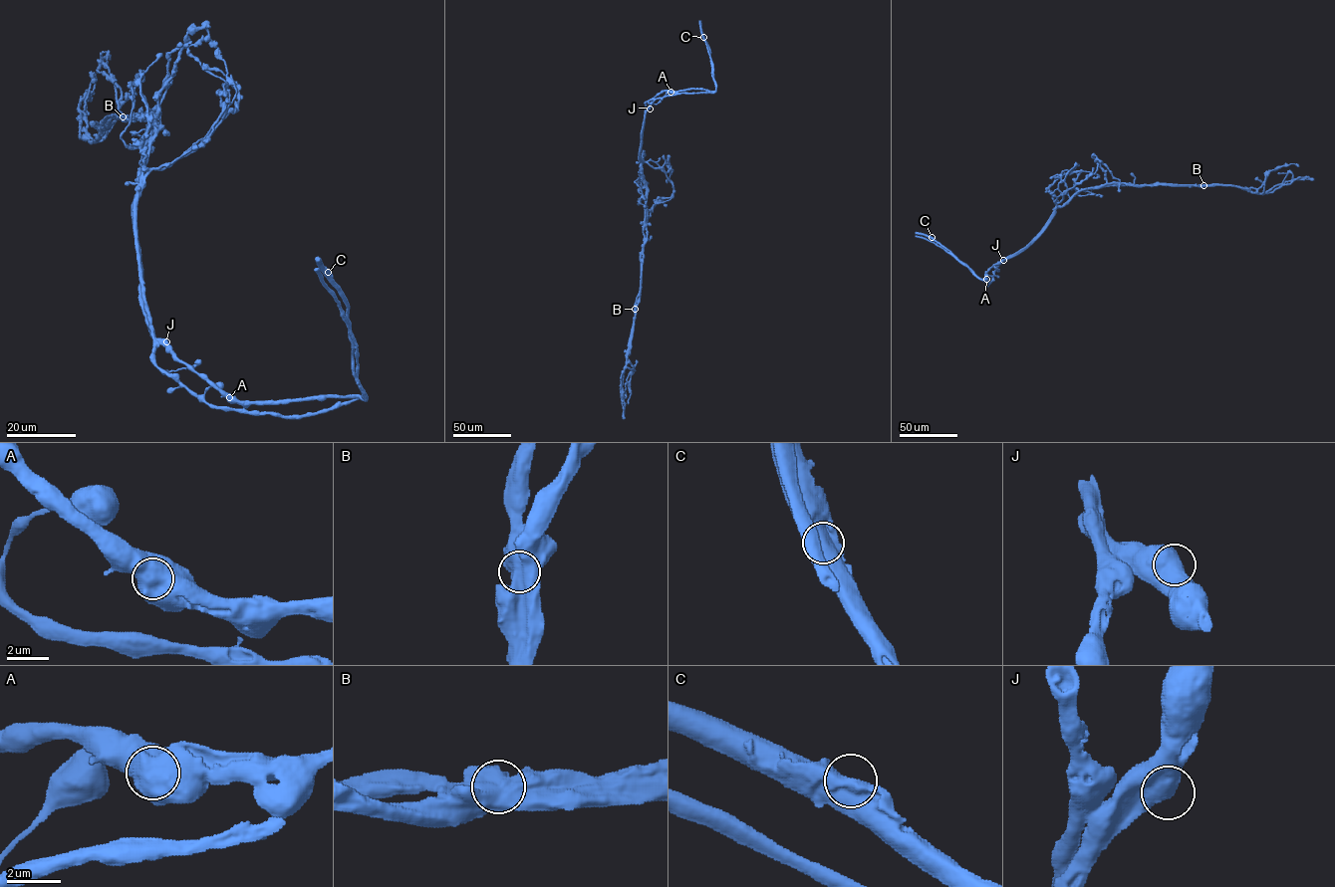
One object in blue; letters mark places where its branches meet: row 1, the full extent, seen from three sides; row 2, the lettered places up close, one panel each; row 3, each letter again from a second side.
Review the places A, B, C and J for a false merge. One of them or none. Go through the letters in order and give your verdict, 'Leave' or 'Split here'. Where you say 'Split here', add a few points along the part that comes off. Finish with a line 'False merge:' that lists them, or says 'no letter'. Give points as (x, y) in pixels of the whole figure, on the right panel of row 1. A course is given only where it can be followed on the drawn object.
A: Leave
B: Split here. Course of the part to remove: (1203, 185), (1078, 191), (998, 265), (987, 285), (916, 236)
C: Leave
J: Leave
False merge: B

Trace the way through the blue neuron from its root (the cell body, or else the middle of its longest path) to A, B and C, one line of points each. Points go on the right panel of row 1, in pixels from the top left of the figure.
A: (1066, 202), (1056, 207), (1044, 228), (1024, 247), (991, 267), (985, 273), (986, 279)
B: (1066, 202), (1084, 189), (1111, 185), (1203, 185)
C: (1066, 202), (1056, 207), (1044, 228), (1024, 247), (991, 267), (985, 273), (985, 281), (978, 279), (932, 237)

